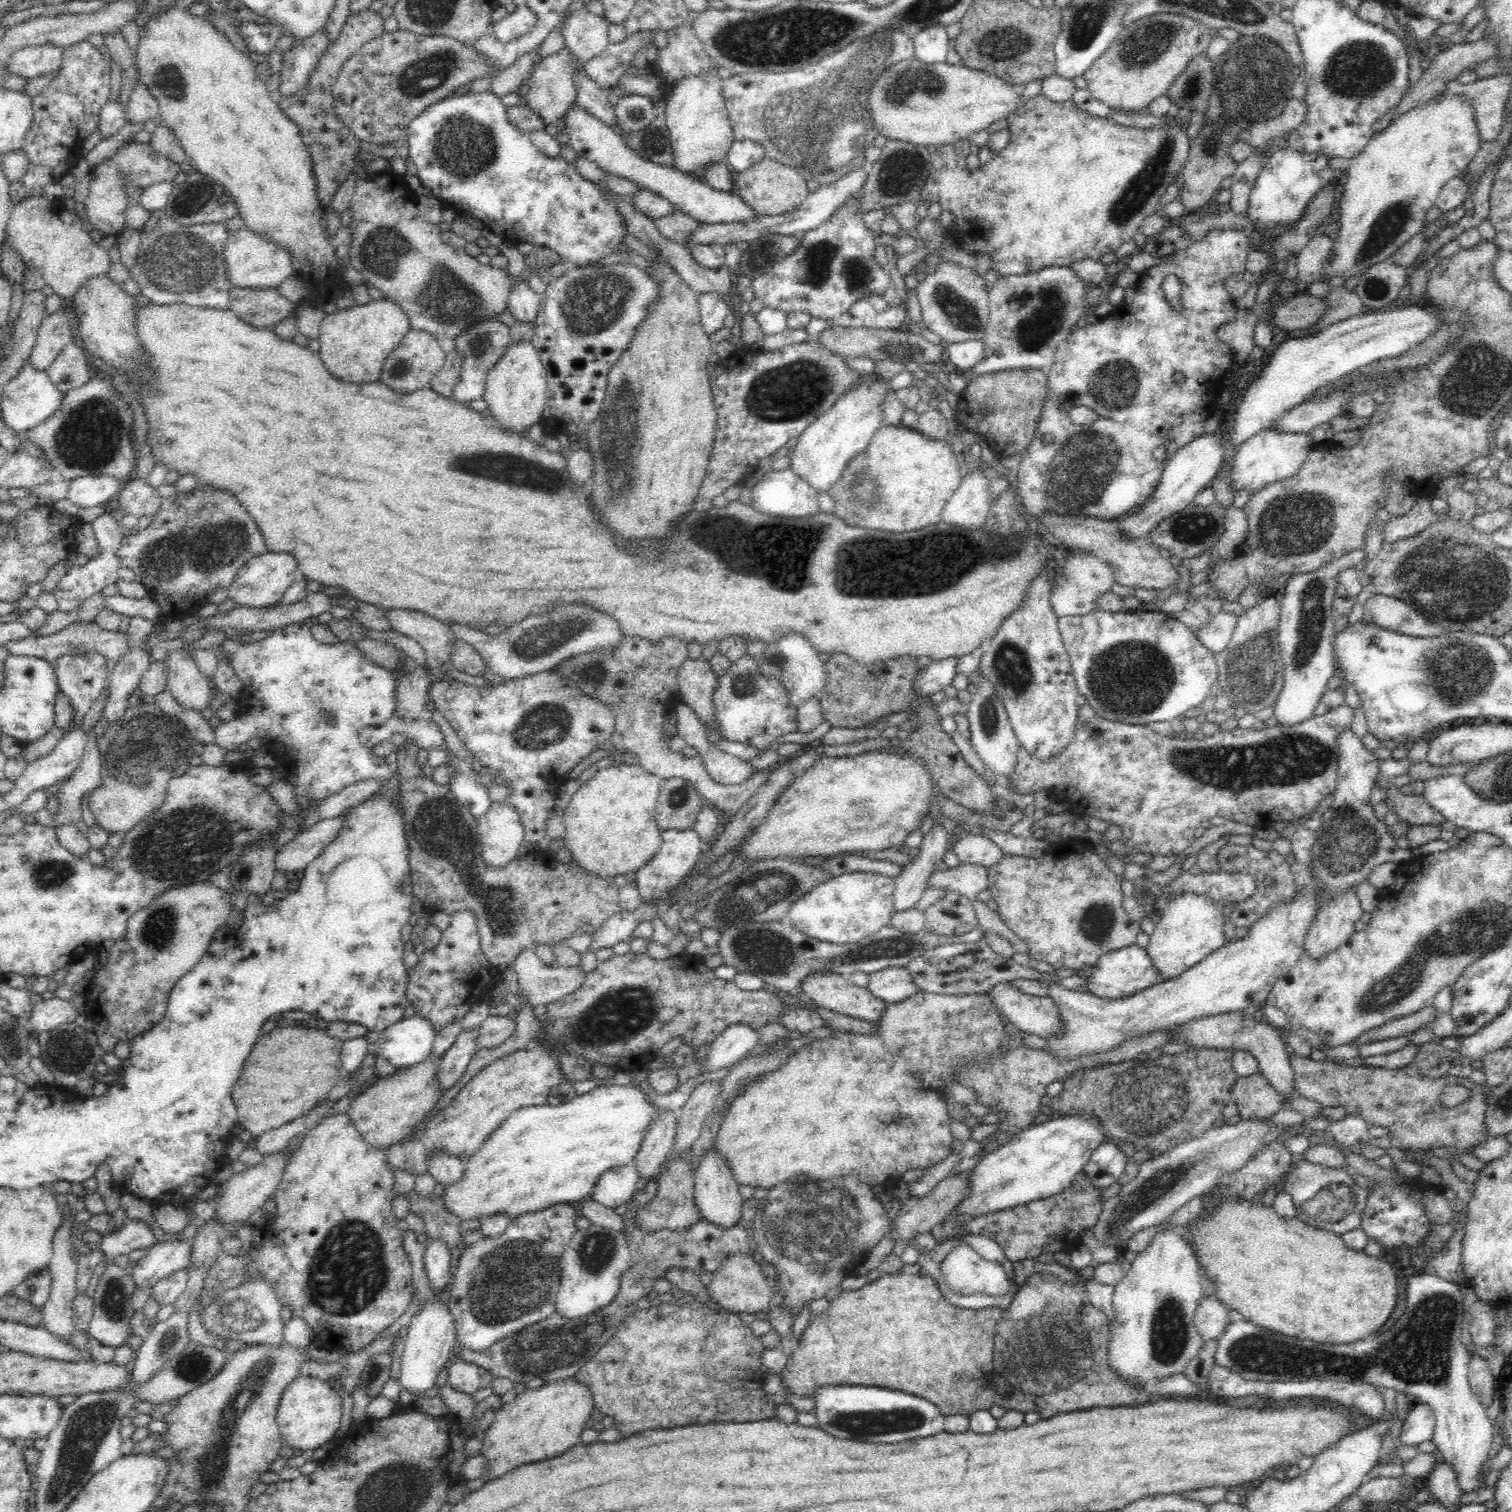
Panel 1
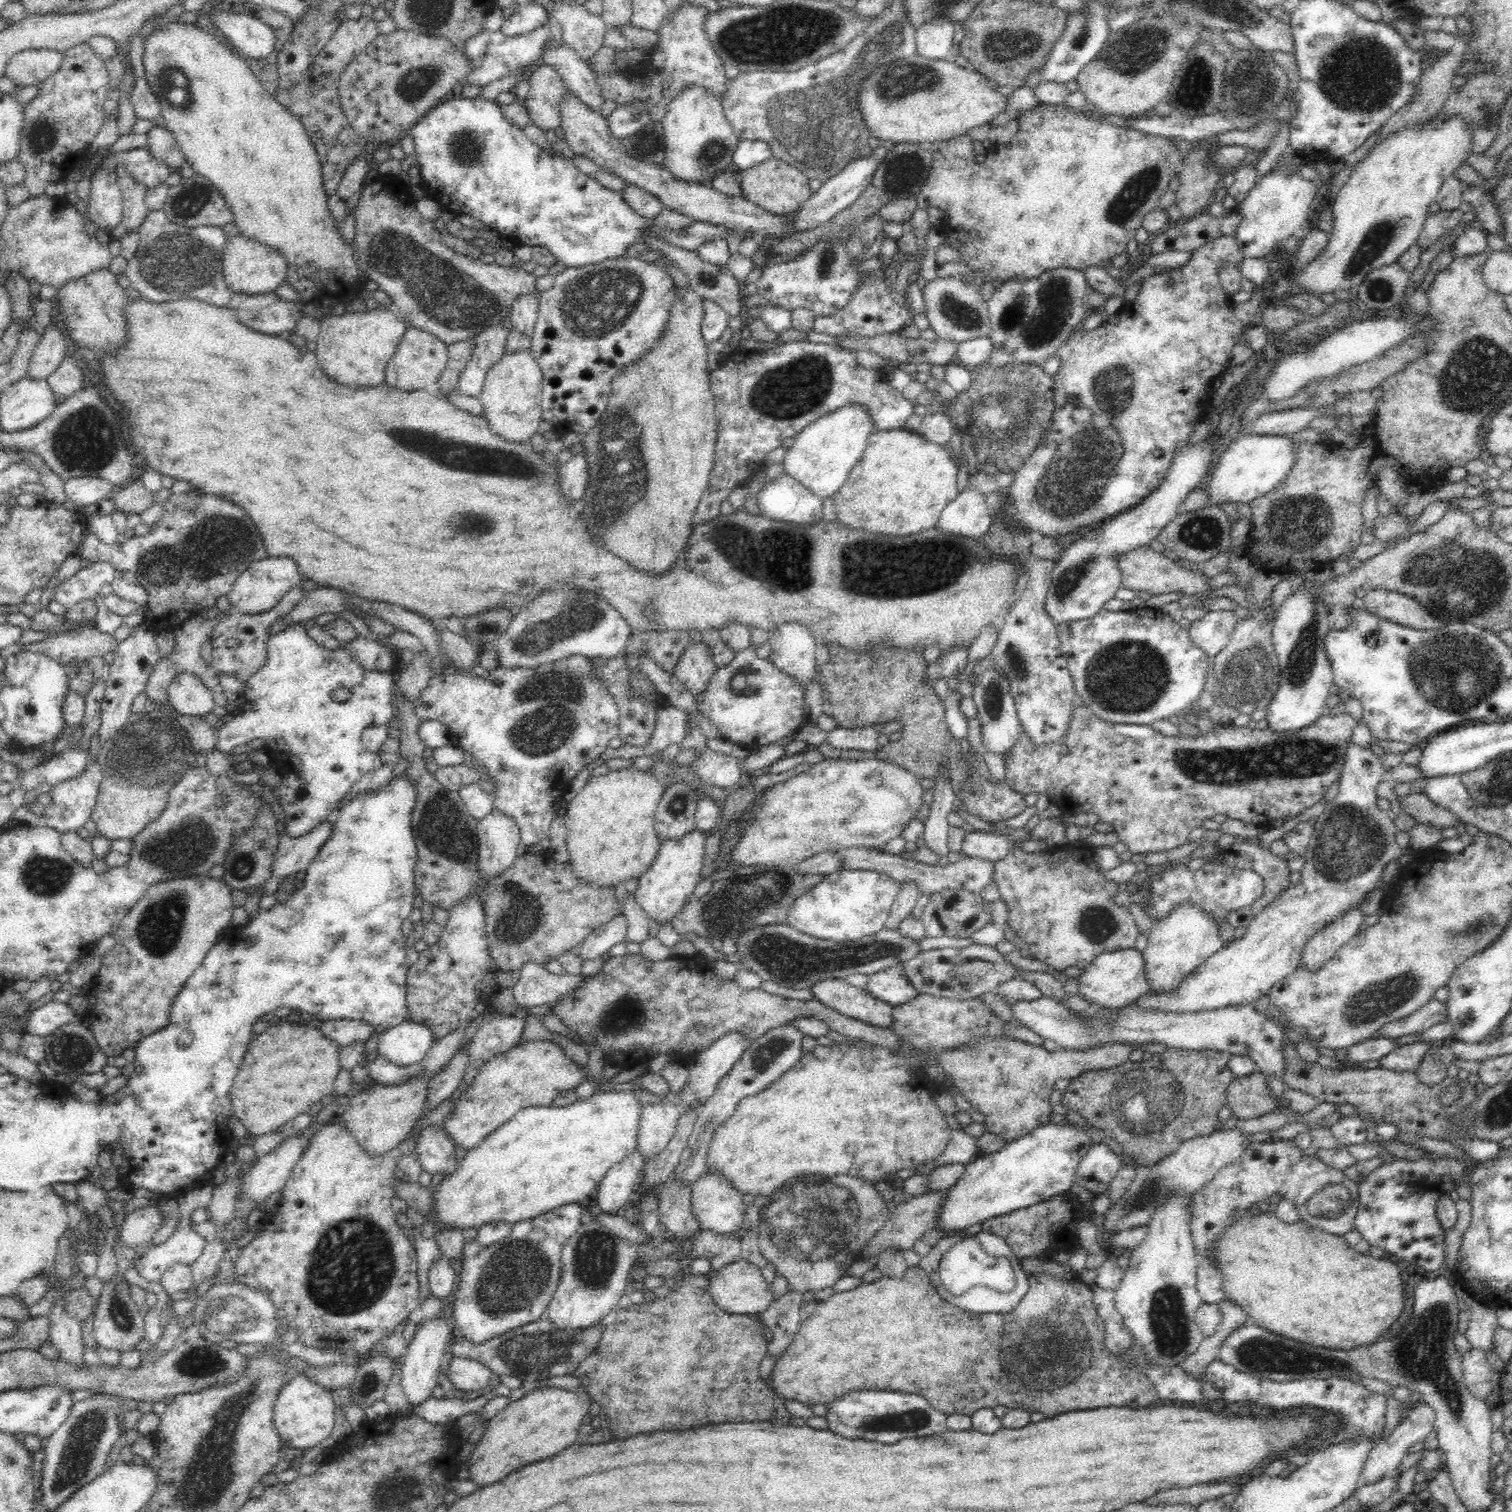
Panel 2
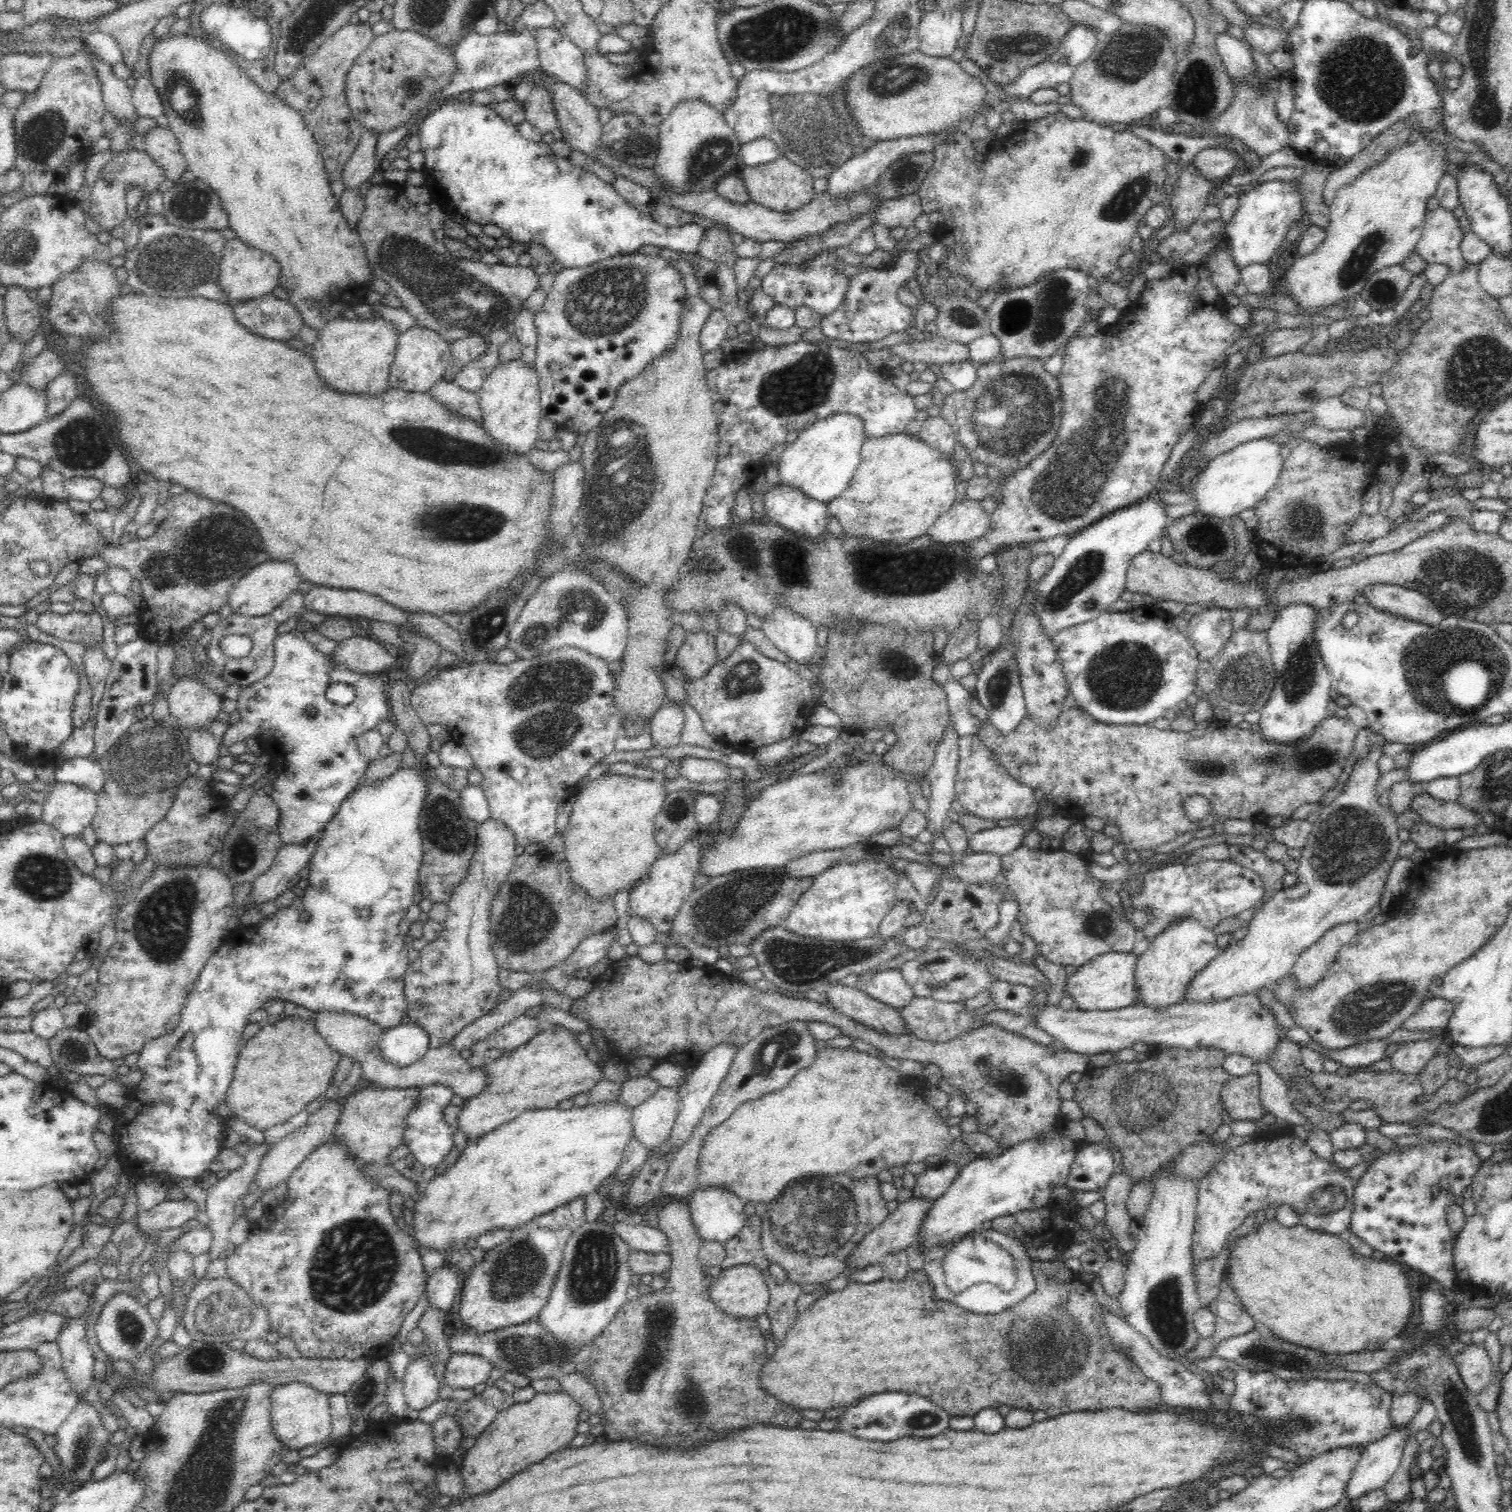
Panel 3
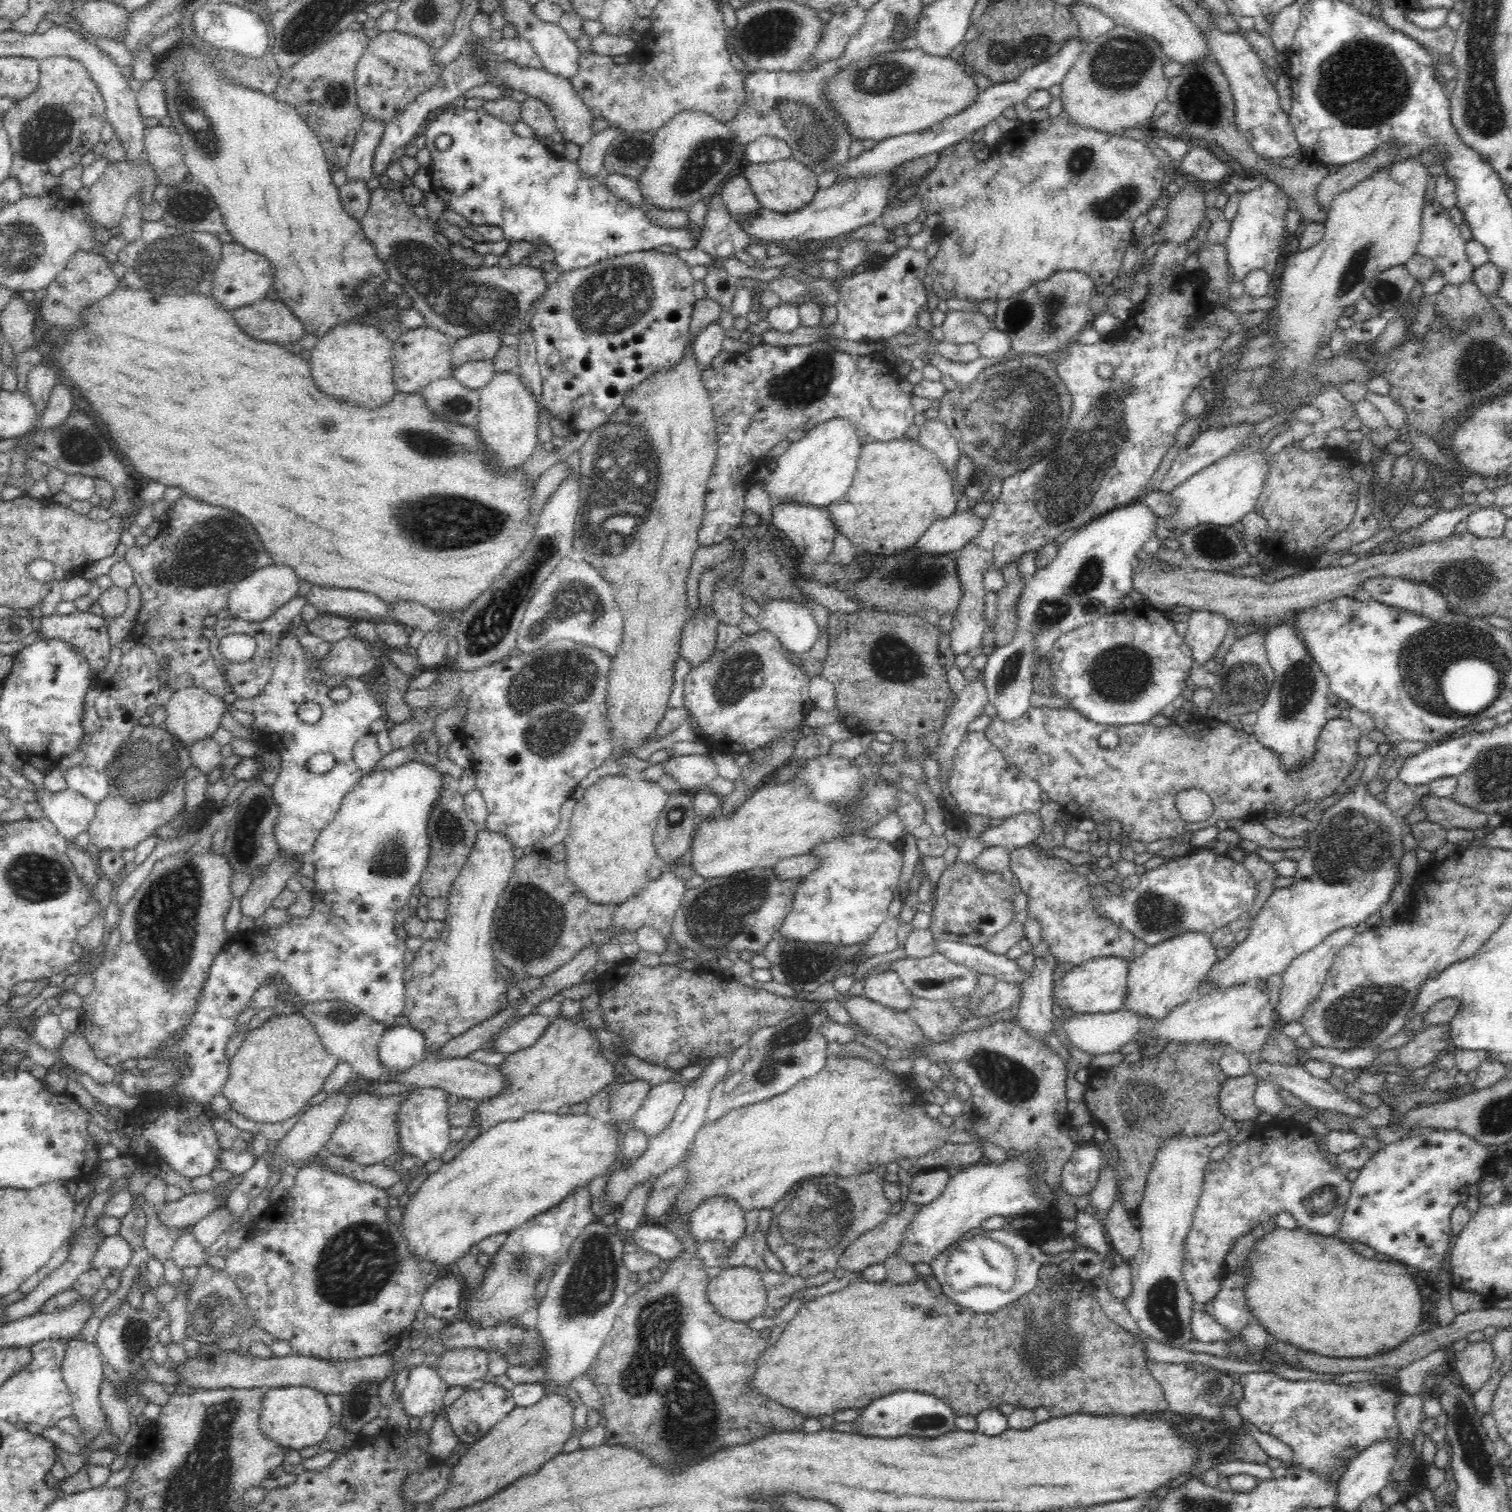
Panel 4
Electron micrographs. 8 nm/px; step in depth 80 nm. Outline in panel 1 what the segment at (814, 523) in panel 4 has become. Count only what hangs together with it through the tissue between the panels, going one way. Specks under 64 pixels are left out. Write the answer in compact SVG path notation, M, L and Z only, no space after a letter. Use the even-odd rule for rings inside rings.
M790 468L766 471L764 476L762 476L762 480L751 487L751 493L752 502L750 502L750 505L768 515L800 518L800 516L812 516L812 514L816 514L816 512L821 510L817 505L819 492Z

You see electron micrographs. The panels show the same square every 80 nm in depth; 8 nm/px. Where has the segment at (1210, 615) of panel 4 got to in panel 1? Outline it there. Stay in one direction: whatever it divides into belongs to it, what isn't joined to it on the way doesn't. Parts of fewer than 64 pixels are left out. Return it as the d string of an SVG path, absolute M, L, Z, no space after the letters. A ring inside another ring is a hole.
M1222 610L1195 633L1197 639L1217 655L1219 652L1222 652L1230 642L1236 623L1236 615L1232 613L1229 614L1227 611Z

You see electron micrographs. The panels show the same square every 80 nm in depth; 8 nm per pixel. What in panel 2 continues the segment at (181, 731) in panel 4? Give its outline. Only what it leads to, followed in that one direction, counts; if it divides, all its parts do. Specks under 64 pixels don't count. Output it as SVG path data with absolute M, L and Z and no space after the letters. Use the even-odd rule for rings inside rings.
M178 672L167 688L167 700L180 714L203 718L214 708L214 695L193 672Z

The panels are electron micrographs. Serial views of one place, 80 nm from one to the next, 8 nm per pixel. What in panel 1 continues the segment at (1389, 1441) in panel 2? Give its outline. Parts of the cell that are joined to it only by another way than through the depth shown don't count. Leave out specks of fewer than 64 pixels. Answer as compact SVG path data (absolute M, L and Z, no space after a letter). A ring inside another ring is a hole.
M1418 1402L1403 1419L1402 1433L1398 1445L1417 1446L1422 1442L1432 1441L1435 1429L1434 1410L1428 1405Z

